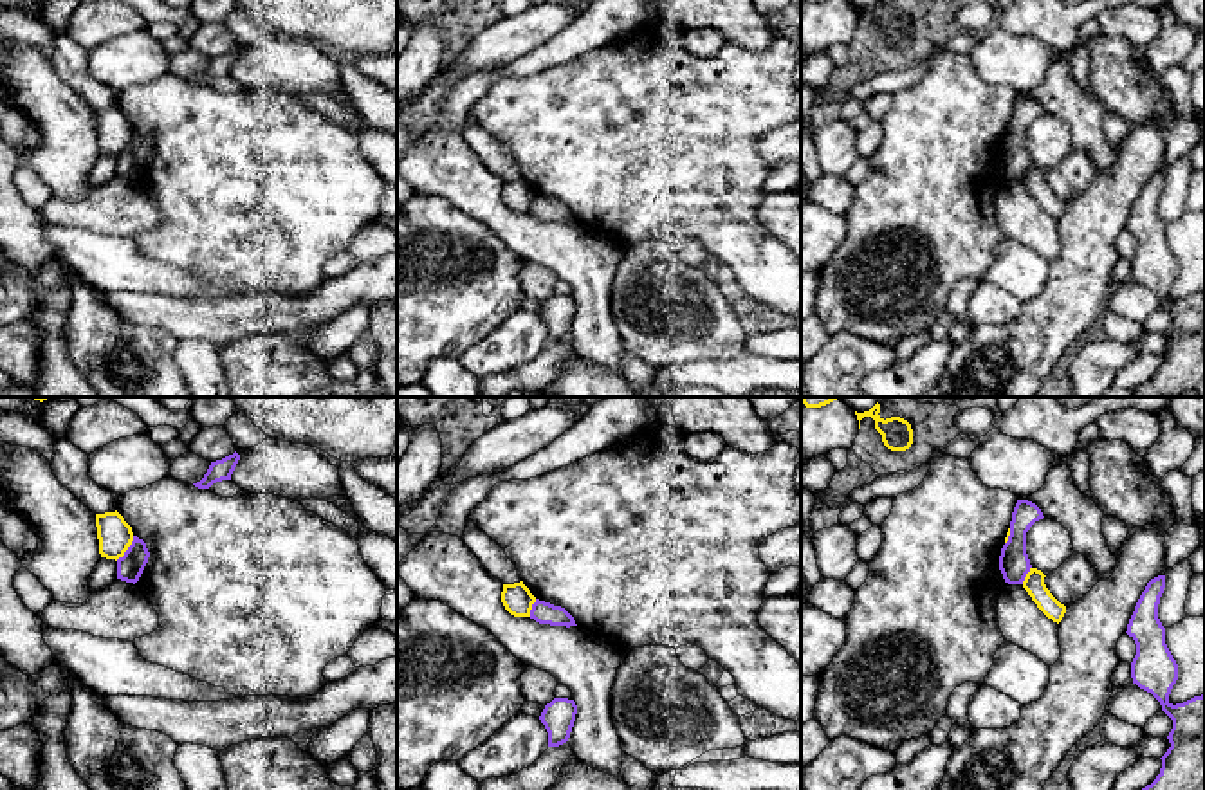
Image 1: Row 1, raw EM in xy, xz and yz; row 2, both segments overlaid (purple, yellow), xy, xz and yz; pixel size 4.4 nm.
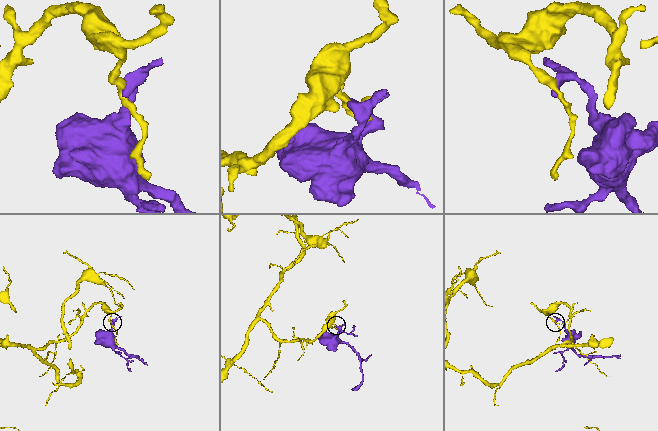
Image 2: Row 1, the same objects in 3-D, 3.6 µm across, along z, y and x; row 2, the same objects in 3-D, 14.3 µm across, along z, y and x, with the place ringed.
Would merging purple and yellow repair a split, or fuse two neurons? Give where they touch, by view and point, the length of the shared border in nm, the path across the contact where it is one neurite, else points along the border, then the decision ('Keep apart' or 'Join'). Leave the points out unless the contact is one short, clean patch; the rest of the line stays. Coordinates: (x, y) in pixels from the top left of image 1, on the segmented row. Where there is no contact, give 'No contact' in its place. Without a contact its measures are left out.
Touches purple at xy (128, 549). Shared border 140 nm. Boundary: xy (134, 536), (128, 549), (116, 560). Keep apart

